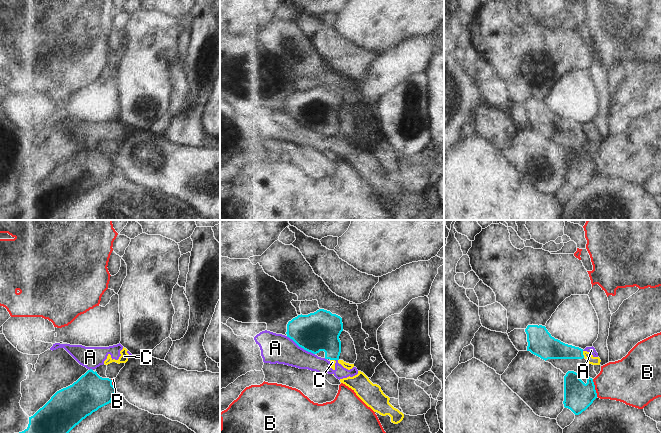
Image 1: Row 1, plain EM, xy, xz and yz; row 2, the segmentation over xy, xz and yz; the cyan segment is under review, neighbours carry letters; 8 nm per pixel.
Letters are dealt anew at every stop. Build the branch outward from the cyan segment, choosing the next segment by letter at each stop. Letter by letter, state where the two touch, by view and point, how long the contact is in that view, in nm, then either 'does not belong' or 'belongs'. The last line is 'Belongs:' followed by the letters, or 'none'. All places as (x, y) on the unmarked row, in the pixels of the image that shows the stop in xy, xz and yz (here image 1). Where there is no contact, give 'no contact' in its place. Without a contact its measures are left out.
A: meets cyan in xz at (300, 122); contact 280 nm long; does not belong
B: meets cyan in yz at (594, 164); contact 150 nm long; does not belong
C: meets cyan in yz at (582, 130); contact 50 nm long; does not belong
Belongs: none

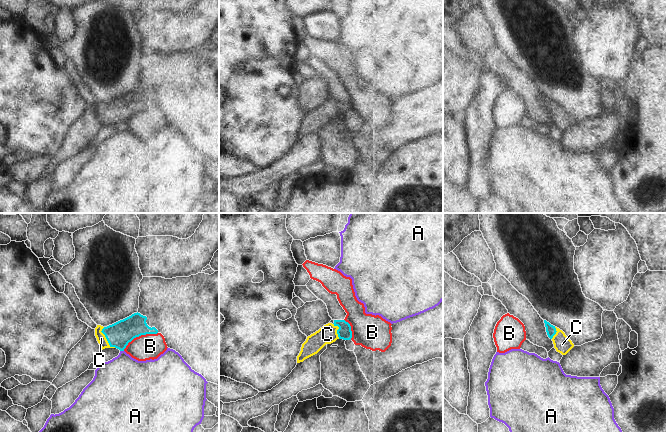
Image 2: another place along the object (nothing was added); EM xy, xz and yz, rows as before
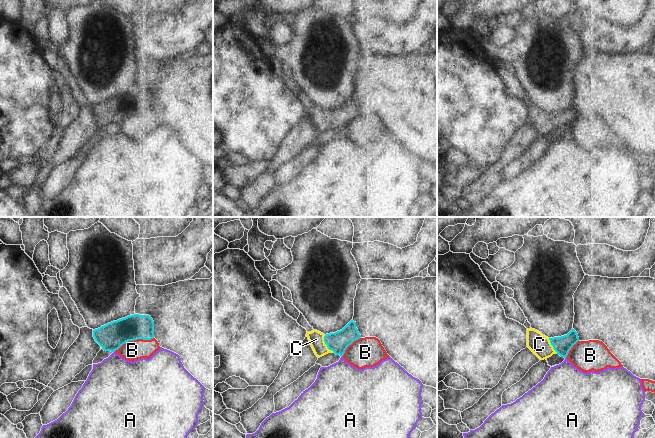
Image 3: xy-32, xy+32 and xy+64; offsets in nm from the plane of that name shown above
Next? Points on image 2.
A: meets cyan in xy at (122, 126); contact 30 nm long; does not belong
B: meets cyan in xy at (139, 111); contact 320 nm long; does not belong
C: meets cyan in xy at (106, 114); contact 190 nm long; belongs
Belongs: C

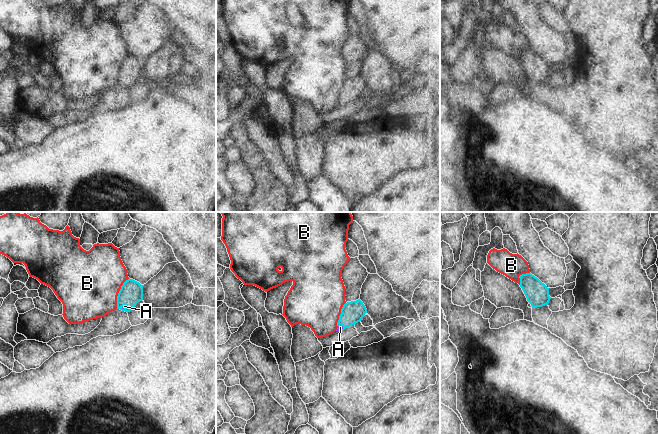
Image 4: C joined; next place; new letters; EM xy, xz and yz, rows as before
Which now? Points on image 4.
A: meets cyan in xy at (125, 83); contact 50 nm long; belongs
B: meets cyan in xy at (118, 69); contact 260 nm long; does not belong
Belongs: A

